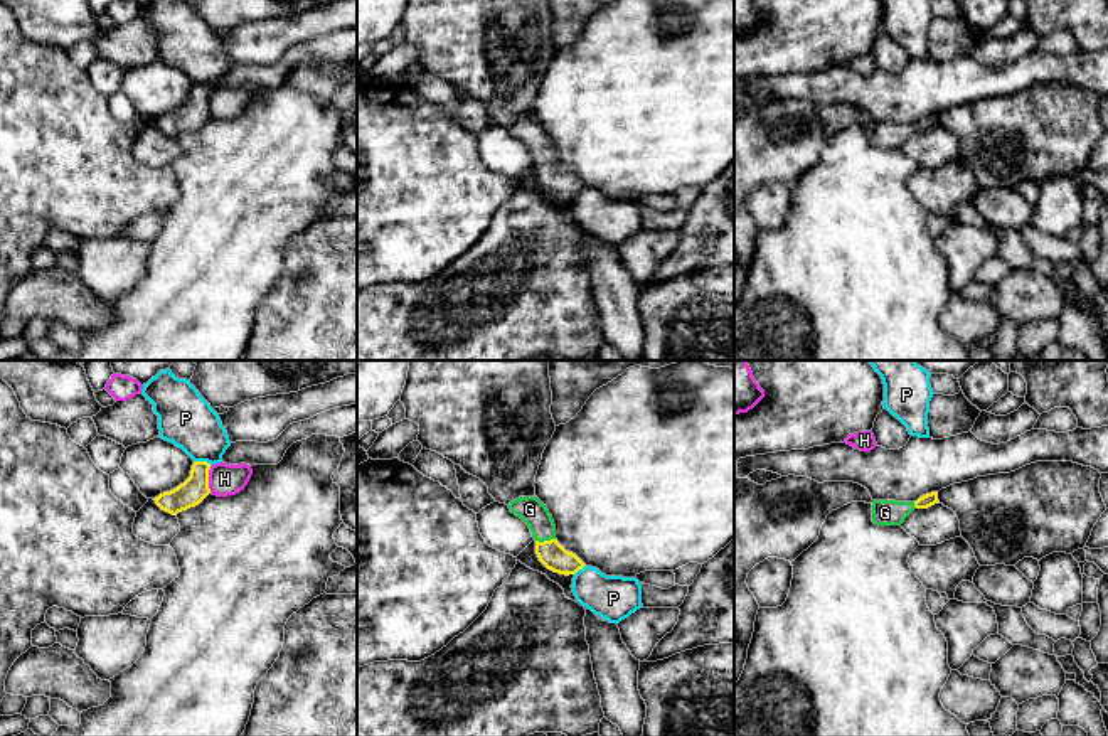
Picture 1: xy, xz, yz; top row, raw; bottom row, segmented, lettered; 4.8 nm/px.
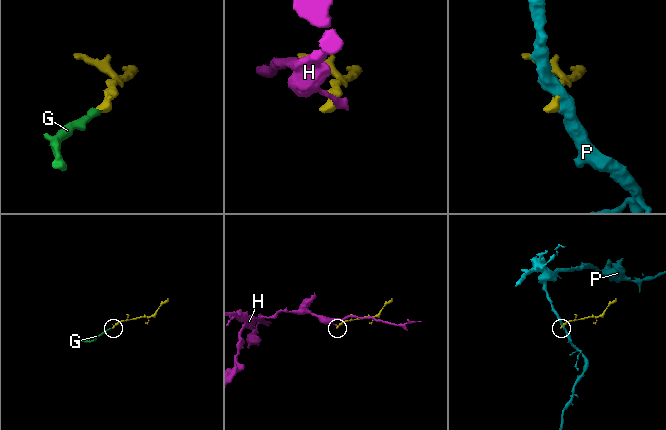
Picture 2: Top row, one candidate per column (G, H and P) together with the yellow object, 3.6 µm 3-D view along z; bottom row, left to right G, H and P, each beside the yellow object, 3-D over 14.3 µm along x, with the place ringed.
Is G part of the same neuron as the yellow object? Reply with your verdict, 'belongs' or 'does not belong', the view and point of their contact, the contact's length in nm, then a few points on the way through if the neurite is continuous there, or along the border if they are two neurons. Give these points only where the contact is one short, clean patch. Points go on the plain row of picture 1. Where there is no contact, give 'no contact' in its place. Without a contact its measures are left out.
belongs; contact xz (544, 164); length 100 nm; way xz (551, 176), (544, 164), (543, 149), (529, 132)

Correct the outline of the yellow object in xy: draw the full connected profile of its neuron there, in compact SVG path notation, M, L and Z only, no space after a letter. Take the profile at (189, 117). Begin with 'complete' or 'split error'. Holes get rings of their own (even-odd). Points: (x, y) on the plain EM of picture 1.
complete; M194 84L190 99L177 111L155 120L155 126L172 138L199 128L210 116L209 93L210 86Z

